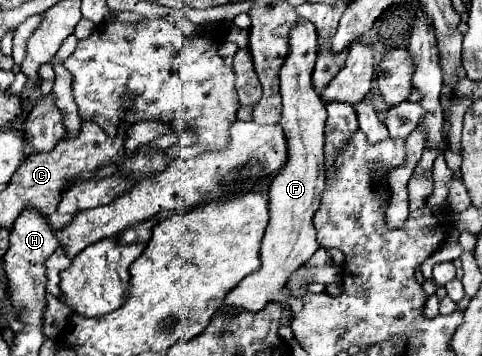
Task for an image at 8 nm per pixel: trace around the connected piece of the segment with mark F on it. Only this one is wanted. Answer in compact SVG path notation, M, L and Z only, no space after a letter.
M299 18L295 22L295 26L291 28L289 32L289 54L281 66L281 72L279 72L279 80L281 80L281 96L283 96L283 130L287 132L287 142L289 142L289 160L287 164L283 166L283 170L273 178L271 186L269 186L269 226L265 230L265 236L263 236L263 246L261 246L261 268L257 272L253 272L251 276L243 278L239 282L239 286L235 286L223 300L221 308L217 310L219 314L225 316L225 326L223 330L219 332L219 338L221 336L227 336L227 324L231 324L231 318L237 316L239 312L259 312L263 310L269 302L277 302L277 304L283 304L290 306L294 314L301 311L303 307L302 299L297 299L293 296L289 296L289 290L287 290L287 280L289 276L299 270L313 254L315 250L319 248L317 244L317 238L315 238L315 228L313 228L313 214L319 206L319 198L321 198L321 190L323 190L323 184L325 184L325 162L323 162L323 126L325 126L325 118L327 118L327 112L325 112L325 104L323 100L315 94L313 90L313 84L311 84L311 72L313 72L313 66L315 66L315 58L317 58L317 32L315 32L315 26L305 20L305 18Z

